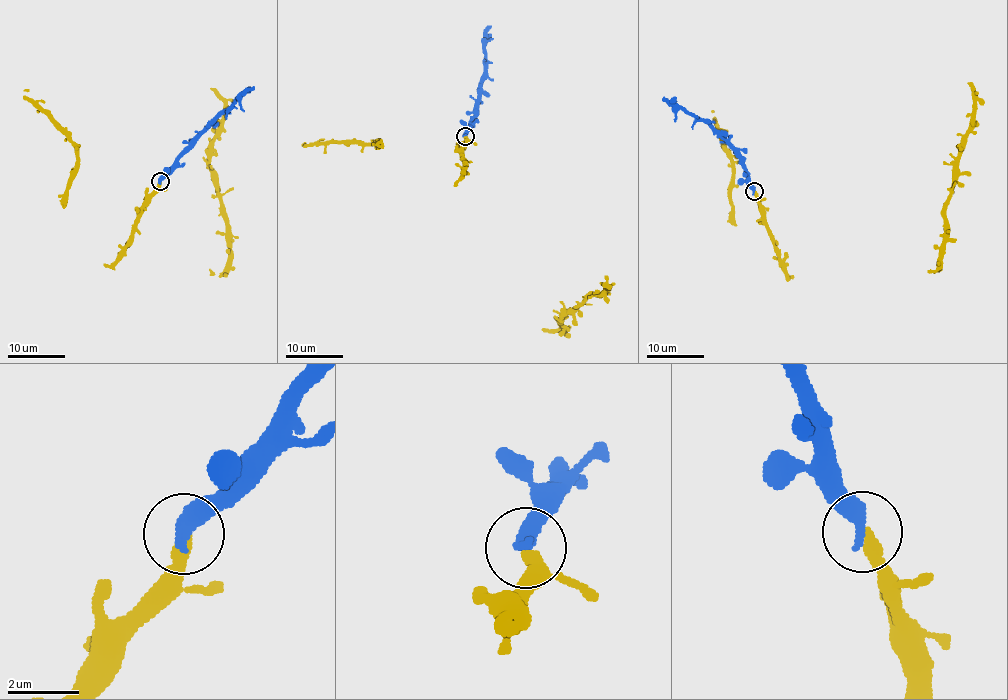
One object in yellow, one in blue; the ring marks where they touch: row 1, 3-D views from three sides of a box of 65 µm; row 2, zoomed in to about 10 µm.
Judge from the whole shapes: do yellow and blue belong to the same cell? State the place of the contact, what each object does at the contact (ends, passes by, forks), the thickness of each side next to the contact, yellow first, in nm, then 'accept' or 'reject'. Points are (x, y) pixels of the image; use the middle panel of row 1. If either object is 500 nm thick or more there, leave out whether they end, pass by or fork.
place (465, 136); yellow ends; blue ends; calibres 360 and 440 nm; accept

